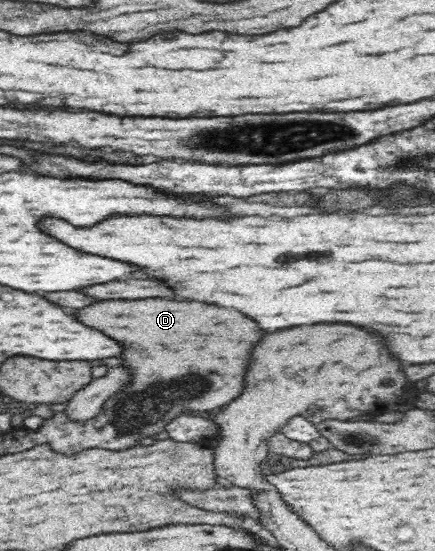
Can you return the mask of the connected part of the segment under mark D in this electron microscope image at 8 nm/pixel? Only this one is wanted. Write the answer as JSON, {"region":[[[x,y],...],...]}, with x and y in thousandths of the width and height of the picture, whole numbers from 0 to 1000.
{"region":[[[379,541],[241,544],[228,552],[209,552],[205,559],[186,559],[182,581],[195,592],[223,595],[260,617],[274,617],[287,628],[283,664],[306,675],[306,697],[297,697],[274,719],[260,719],[251,730],[241,730],[232,751],[205,762],[168,762],[149,746],[124,748],[122,755],[97,759],[90,777],[71,780],[71,809],[108,802],[126,820],[140,824],[172,824],[200,813],[301,813],[320,806],[315,799],[370,784],[375,773],[416,748],[471,748],[531,730],[559,711],[577,635],[605,610],[605,599],[591,592],[591,584],[554,574],[554,566],[545,566],[540,559],[508,559],[462,548],[407,548]]]}

